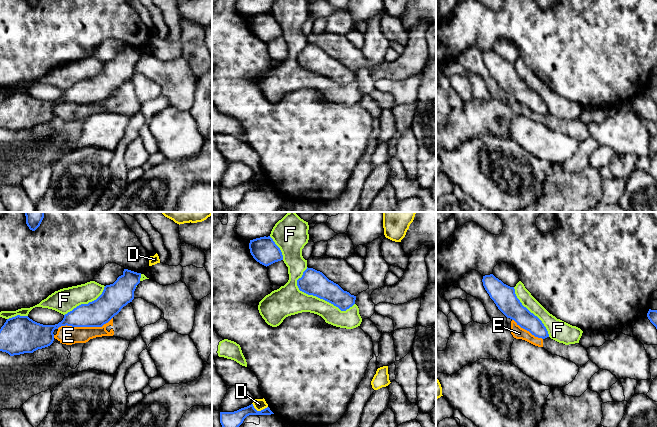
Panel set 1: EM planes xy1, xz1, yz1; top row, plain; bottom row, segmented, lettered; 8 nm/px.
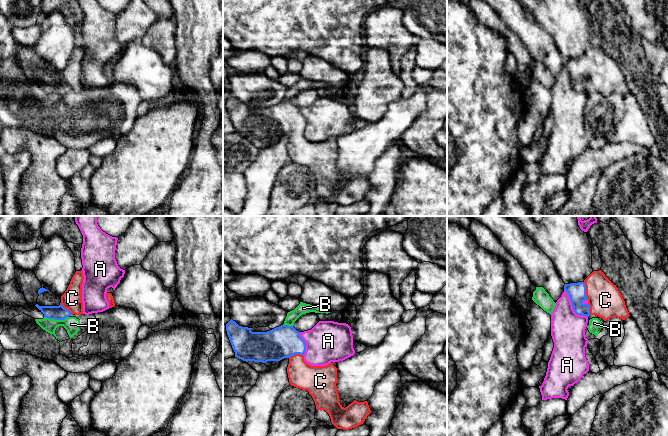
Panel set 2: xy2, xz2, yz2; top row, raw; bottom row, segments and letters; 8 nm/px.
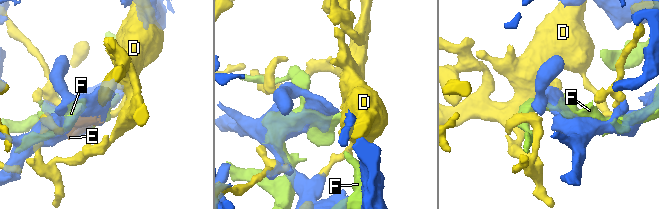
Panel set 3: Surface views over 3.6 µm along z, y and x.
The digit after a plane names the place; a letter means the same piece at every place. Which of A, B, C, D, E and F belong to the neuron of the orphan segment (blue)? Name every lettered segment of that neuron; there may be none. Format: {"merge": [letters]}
{"merge": ["C"]}

